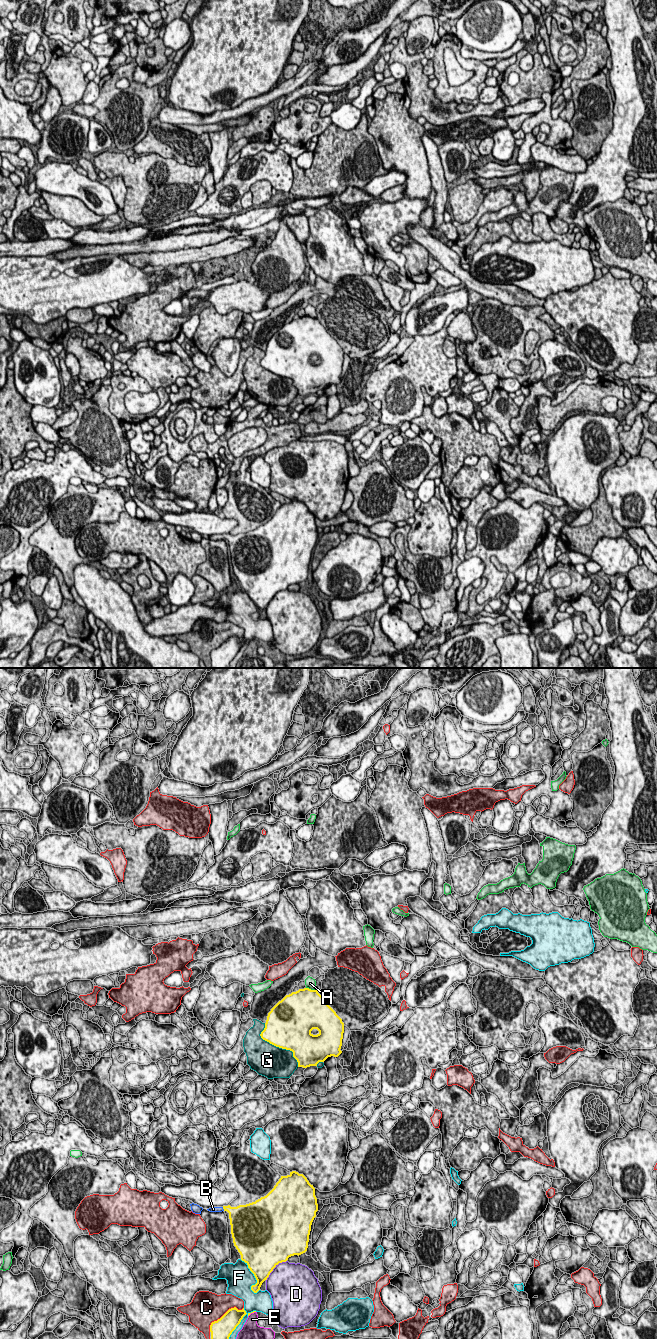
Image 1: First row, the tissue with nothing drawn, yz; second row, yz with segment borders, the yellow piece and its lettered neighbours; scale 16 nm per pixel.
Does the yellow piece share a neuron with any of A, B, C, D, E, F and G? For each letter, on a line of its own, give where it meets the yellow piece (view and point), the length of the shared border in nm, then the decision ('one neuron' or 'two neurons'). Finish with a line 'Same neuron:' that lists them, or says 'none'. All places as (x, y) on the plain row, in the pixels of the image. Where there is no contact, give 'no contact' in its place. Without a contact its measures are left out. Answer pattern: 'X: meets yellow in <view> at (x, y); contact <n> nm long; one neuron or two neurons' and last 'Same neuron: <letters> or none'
A: meets yellow in yz at (310, 317); contact 180 nm long; two neurons
B: meets yellow in yz at (223, 536); contact 70 nm long; one neuron
C: meets yellow in yz at (224, 642); contact 700 nm long; two neurons
D: meets yellow in yz at (274, 595); contact 460 nm long; two neurons
E: meets yellow in yz at (251, 640); contact 150 nm long; two neurons
F: meets yellow in yz at (255, 605); contact 600 nm long; two neurons
G: meets yellow in yz at (277, 374); contact 900 nm long; two neurons
Same neuron: B

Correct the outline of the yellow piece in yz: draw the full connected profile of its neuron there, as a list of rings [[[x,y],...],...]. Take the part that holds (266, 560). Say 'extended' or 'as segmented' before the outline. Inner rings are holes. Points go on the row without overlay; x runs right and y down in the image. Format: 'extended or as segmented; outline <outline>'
extended; outline [[[296,499],[281,504],[274,516],[255,530],[237,535],[211,535],[210,540],[227,539],[229,541],[233,571],[257,611],[251,618],[257,621],[273,597],[289,585],[301,583],[307,579],[311,553],[318,539],[315,516],[303,502]]]

